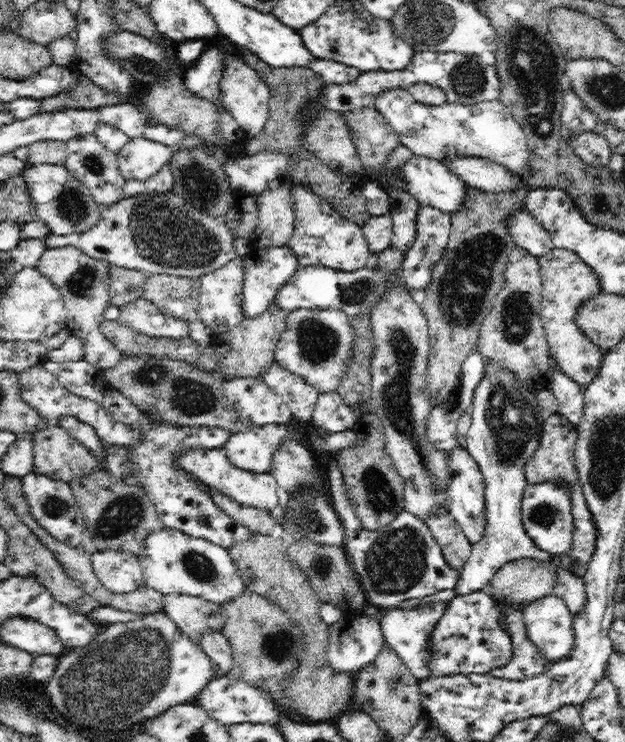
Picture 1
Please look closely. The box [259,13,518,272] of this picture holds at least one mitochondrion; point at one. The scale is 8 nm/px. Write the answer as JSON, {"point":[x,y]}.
{"point":[468,78]}

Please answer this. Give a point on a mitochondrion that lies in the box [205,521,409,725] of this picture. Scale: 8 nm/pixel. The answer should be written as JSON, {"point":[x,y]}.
{"point":[279,644]}

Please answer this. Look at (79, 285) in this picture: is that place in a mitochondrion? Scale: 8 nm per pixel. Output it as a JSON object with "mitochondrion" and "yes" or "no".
{"mitochondrion":"yes"}

